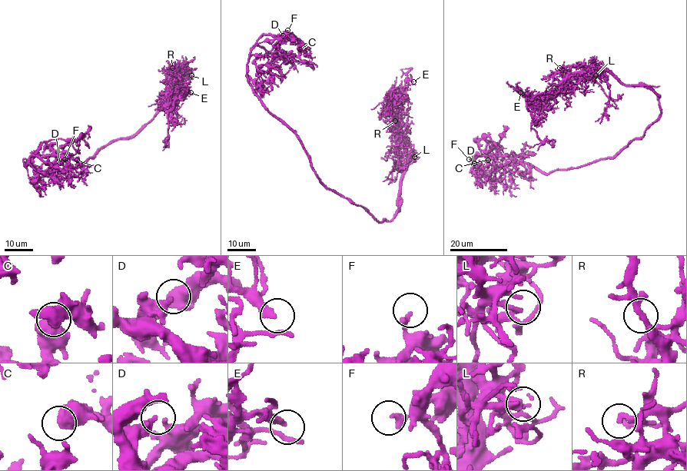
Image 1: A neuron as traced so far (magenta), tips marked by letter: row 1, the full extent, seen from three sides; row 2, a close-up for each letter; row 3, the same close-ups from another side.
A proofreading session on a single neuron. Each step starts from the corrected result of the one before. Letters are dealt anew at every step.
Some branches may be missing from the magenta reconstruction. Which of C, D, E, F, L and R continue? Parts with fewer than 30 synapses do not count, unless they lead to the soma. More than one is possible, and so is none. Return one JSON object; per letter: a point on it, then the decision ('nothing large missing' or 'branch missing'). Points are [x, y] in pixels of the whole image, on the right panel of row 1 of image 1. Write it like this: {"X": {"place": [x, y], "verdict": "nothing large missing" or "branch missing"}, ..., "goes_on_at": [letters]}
{"C": {"place": [488, 160], "verdict": "nothing large missing"}, "D": {"place": [474, 163], "verdict": "nothing large missing"}, "E": {"place": [520, 92], "verdict": "nothing large missing"}, "F": {"place": [469, 159], "verdict": "nothing large missing"}, "L": {"place": [595, 75], "verdict": "branch missing"}, "R": {"place": [559, 67], "verdict": "nothing large missing"}, "goes_on_at": ["L"]}

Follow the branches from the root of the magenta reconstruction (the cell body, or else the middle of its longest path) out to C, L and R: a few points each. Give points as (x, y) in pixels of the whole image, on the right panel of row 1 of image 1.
C: (634, 140), (612, 157), (548, 173), (529, 163), (492, 165), (484, 154), (489, 142), (497, 154), (488, 160)
L: (634, 140), (640, 139), (658, 117), (659, 97), (643, 86), (625, 86), (605, 70), (595, 75)
R: (634, 140), (642, 137), (660, 113), (656, 94), (643, 86), (625, 86), (604, 70), (568, 73), (559, 67)

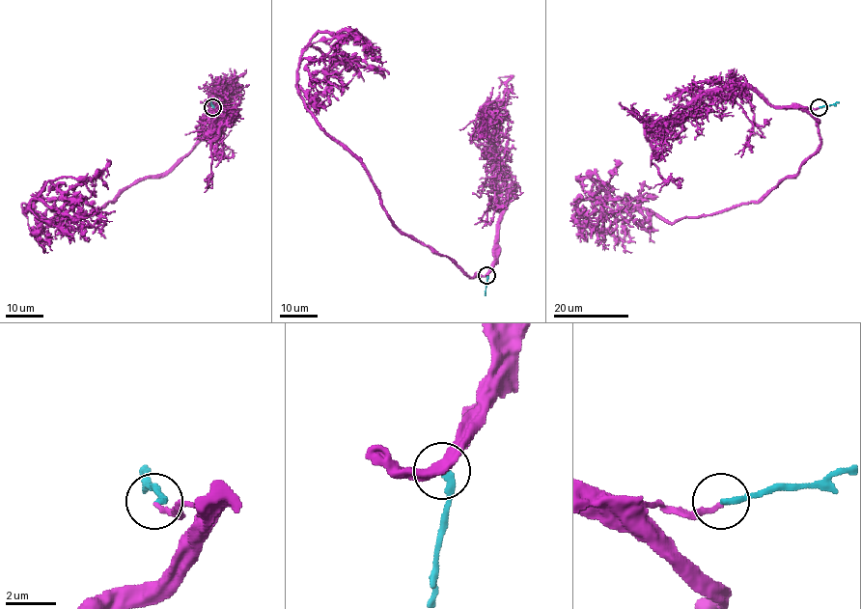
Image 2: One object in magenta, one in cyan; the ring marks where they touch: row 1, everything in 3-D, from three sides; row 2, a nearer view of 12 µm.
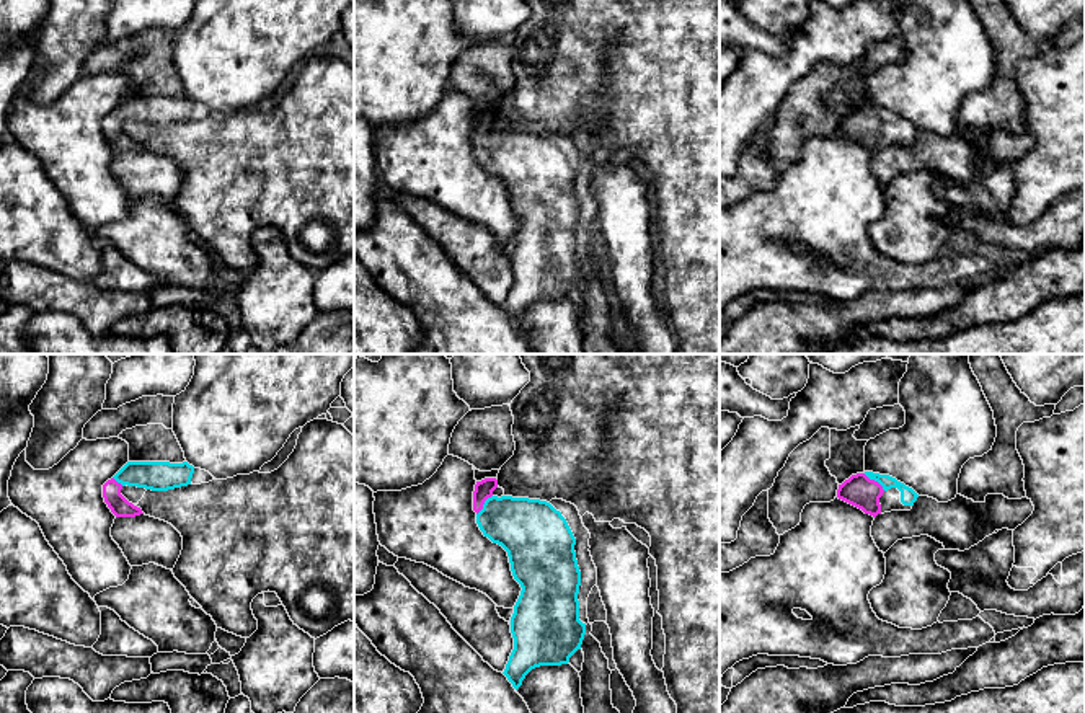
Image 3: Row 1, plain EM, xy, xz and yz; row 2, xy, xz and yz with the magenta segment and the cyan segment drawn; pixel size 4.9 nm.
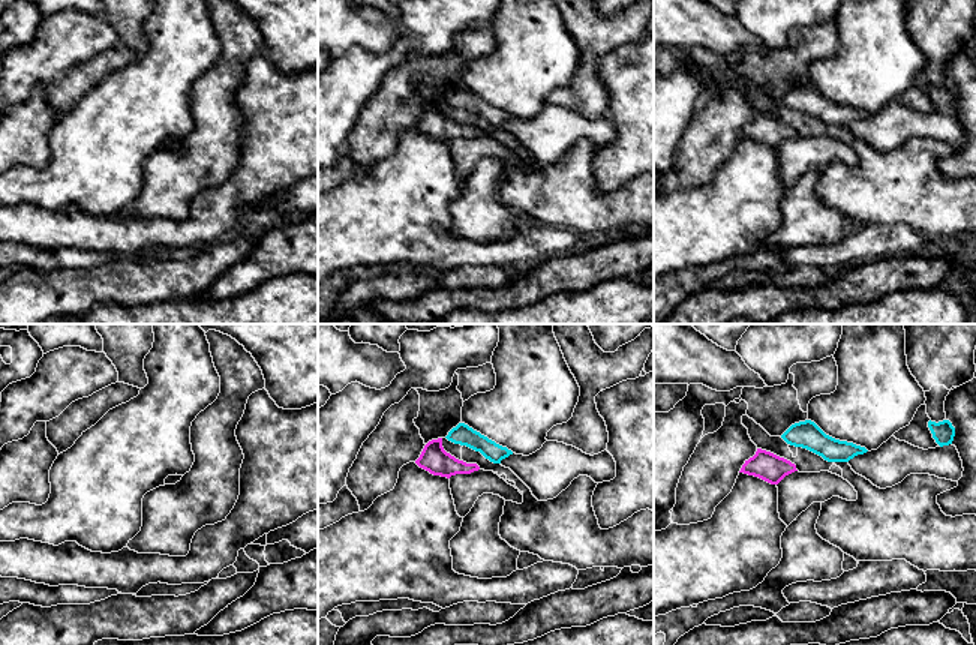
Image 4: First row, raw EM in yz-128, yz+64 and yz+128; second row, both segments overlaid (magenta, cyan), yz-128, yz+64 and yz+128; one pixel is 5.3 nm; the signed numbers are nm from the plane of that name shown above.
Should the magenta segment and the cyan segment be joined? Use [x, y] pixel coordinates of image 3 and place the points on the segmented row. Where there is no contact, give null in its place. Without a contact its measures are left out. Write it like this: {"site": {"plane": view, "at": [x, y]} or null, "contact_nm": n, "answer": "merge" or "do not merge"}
{"site": {"plane": "yz", "at": [873, 480]}, "contact_nm": 140, "answer": "merge"}

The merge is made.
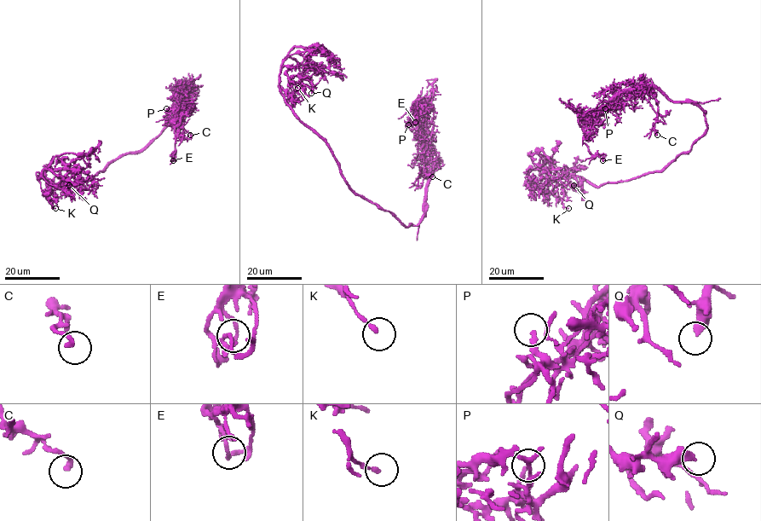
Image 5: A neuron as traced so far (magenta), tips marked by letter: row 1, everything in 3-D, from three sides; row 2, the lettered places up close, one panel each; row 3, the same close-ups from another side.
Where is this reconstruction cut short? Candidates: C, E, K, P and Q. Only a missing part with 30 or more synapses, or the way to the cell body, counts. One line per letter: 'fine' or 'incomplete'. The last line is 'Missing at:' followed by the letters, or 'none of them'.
C: fine
E: fine
K: fine
P: fine
Q: fine
Missing at: none of them

